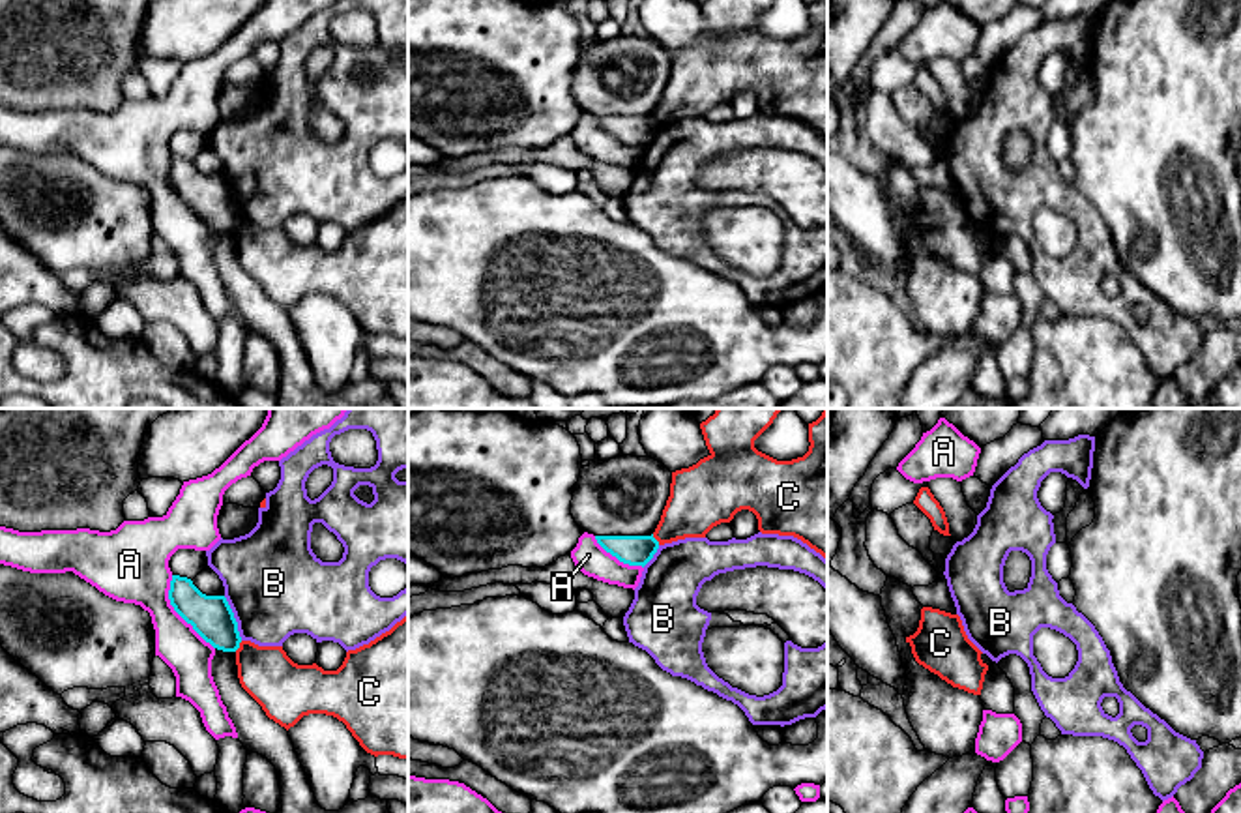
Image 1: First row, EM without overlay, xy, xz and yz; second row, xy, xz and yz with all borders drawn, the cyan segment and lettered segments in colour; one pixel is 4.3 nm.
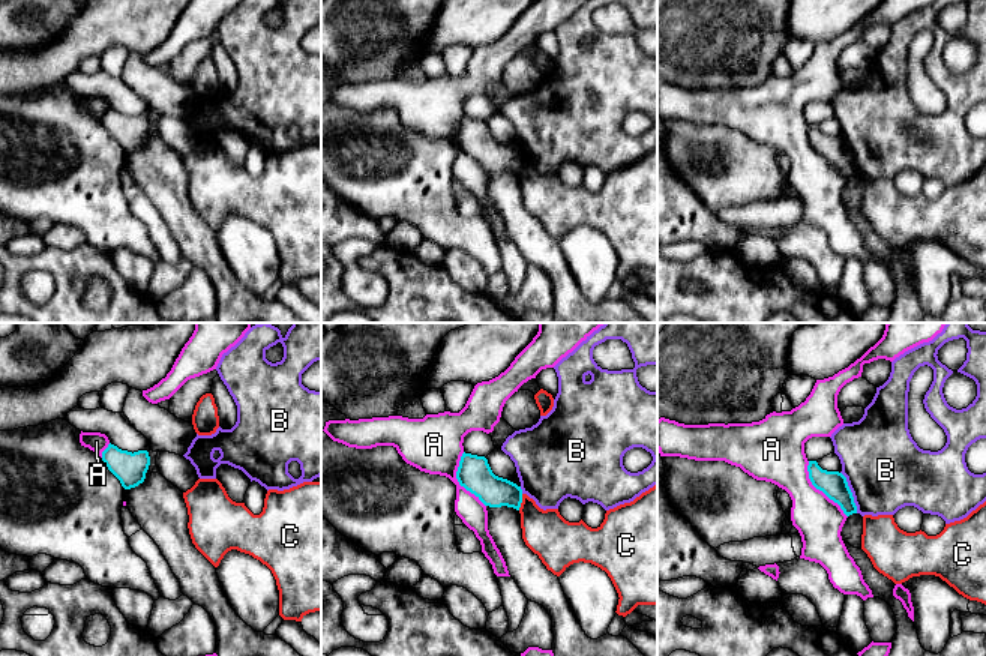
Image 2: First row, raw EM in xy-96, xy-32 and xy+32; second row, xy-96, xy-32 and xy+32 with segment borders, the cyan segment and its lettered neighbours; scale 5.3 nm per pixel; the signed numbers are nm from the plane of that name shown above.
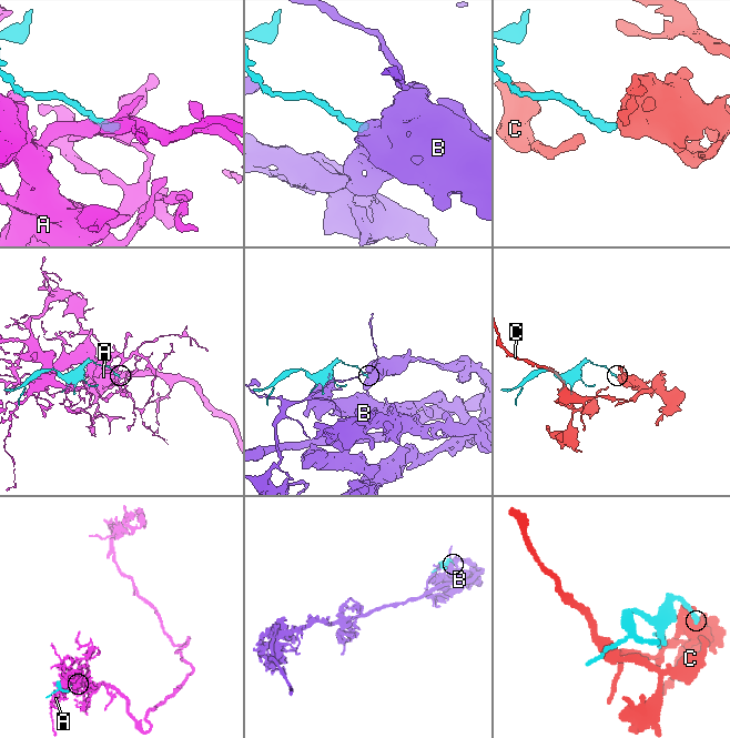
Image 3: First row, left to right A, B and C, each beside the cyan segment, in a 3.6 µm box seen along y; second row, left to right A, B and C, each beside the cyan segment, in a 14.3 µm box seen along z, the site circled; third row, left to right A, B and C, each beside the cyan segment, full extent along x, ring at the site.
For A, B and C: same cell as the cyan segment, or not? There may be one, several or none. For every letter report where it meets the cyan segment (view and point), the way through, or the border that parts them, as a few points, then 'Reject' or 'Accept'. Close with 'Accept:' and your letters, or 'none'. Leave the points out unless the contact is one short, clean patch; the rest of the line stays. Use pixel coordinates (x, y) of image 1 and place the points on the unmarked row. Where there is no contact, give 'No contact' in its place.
A: Touches cyan at xy (178, 193). Reject
B: Touches cyan at xy (234, 199). Reject
C: Touches cyan at xy (238, 227). Boundary: xy (242, 221), (234, 231). Reject
Accept: none

